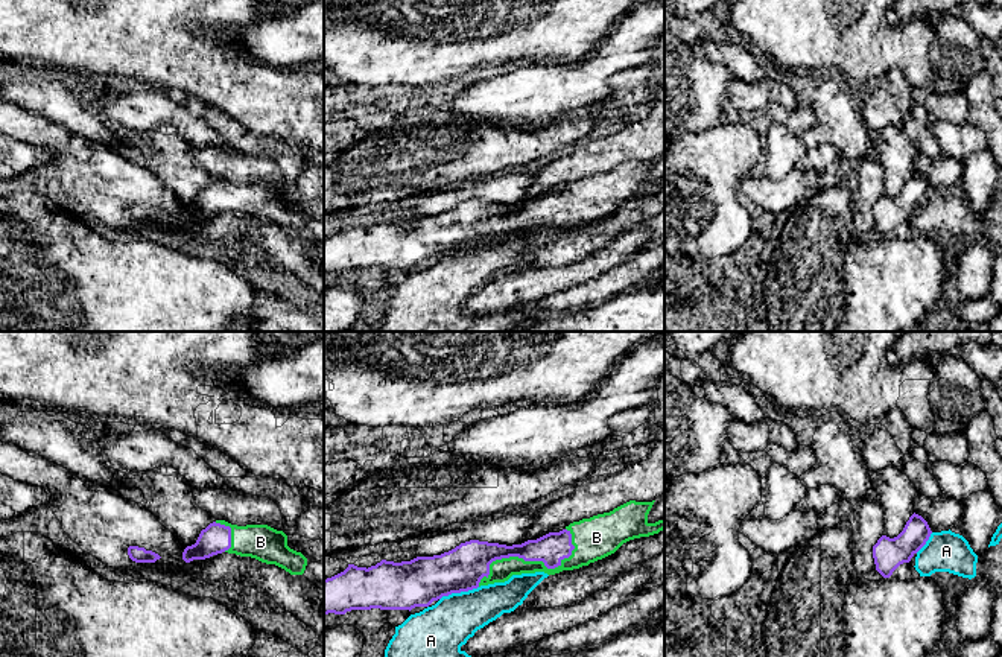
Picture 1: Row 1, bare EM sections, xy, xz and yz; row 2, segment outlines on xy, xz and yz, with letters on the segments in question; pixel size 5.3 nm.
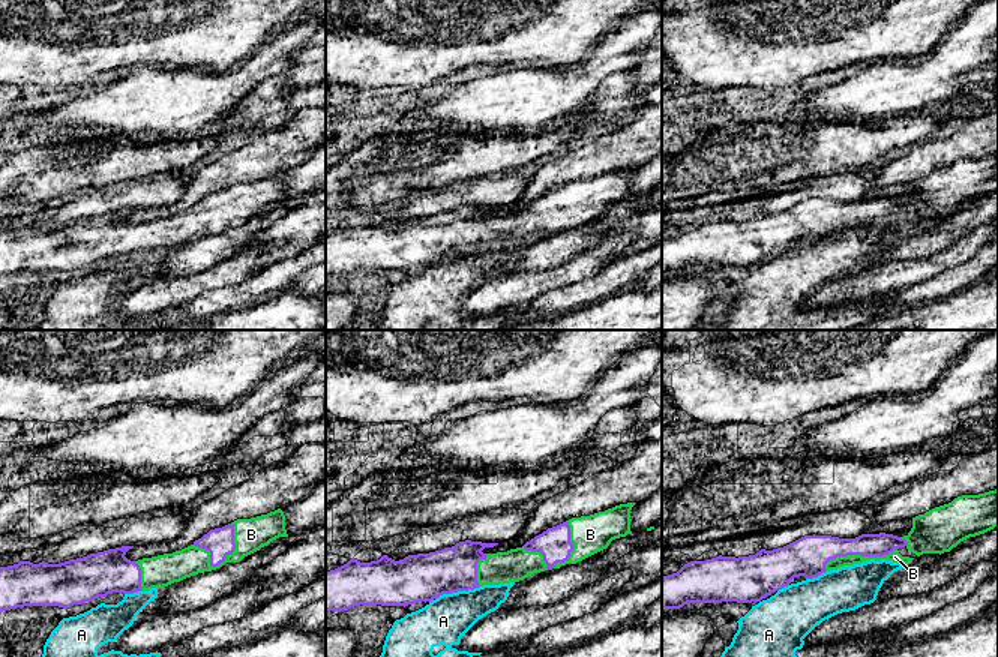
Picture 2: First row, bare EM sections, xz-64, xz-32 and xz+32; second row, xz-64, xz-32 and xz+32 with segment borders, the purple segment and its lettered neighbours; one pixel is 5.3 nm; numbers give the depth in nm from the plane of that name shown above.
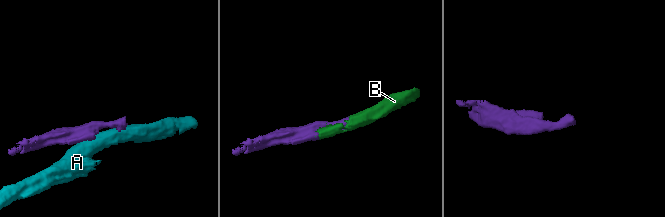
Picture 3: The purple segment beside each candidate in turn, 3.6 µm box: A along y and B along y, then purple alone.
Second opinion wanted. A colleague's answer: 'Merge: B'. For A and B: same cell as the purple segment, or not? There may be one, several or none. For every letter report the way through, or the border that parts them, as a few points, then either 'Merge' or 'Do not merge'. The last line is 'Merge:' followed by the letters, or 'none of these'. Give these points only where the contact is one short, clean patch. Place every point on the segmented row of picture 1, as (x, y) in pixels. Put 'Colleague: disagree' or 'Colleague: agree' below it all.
A: Boundary: xz (478, 586), (469, 590), (452, 592), (440, 599). Do not merge
B: Merge
Merge: B
Colleague: agree

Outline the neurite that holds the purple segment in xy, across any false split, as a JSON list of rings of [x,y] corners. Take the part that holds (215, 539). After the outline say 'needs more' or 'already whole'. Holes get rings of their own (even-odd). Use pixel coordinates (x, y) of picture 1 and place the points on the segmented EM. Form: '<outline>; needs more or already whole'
[[[216,520],[201,531],[195,544],[187,546],[182,560],[205,560],[228,552],[275,564],[290,575],[303,575],[307,558],[287,546],[287,535],[268,525],[237,526]]]; needs more

